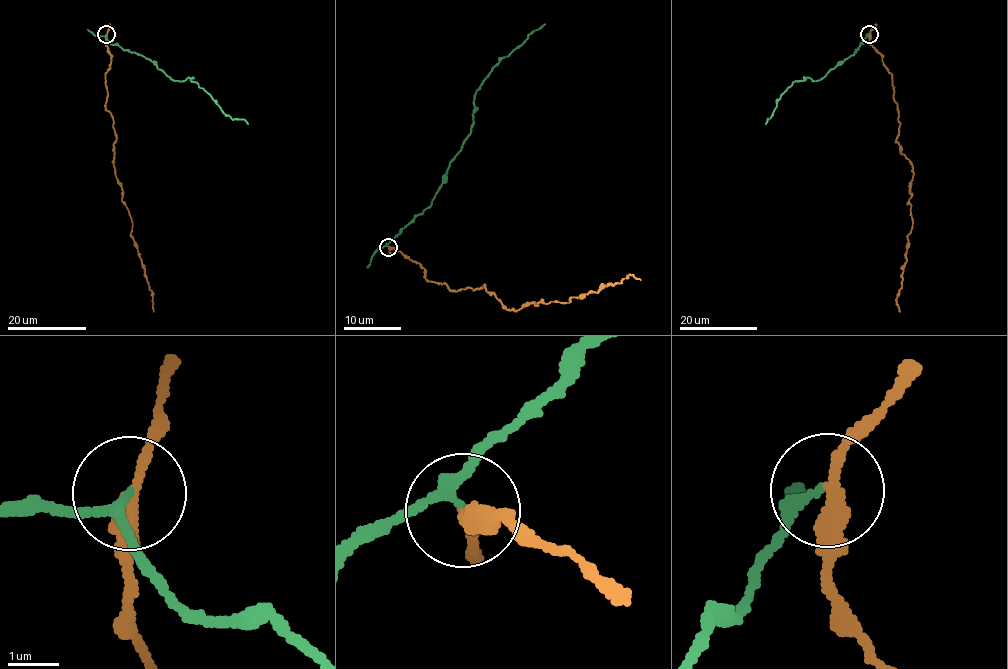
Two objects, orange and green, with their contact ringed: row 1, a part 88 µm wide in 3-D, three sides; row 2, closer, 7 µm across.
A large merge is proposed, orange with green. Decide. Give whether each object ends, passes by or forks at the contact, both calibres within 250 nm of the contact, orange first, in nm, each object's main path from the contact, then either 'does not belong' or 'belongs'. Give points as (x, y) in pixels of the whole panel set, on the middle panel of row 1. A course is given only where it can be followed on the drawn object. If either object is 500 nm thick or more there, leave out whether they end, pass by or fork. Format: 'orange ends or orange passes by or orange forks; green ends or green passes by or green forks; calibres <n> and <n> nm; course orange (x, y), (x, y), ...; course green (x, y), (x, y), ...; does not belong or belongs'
orange passes by; green passes by; calibres 320 and 160 nm; course orange (388, 247), (419, 262), (429, 281), (457, 291), (485, 285), (508, 310), (571, 302), (629, 275), (640, 280); course green (388, 246), (403, 228), (431, 204), (451, 160), (470, 132), (475, 92), (488, 72), (545, 24); does not belong

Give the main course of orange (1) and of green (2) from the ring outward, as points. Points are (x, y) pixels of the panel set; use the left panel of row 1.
1: (106, 34), (111, 61), (105, 77), (106, 108), (116, 141), (114, 174), (152, 292), (153, 312)
2: (107, 34), (112, 45), (154, 62), (174, 80), (188, 77), (222, 111), (248, 124)

